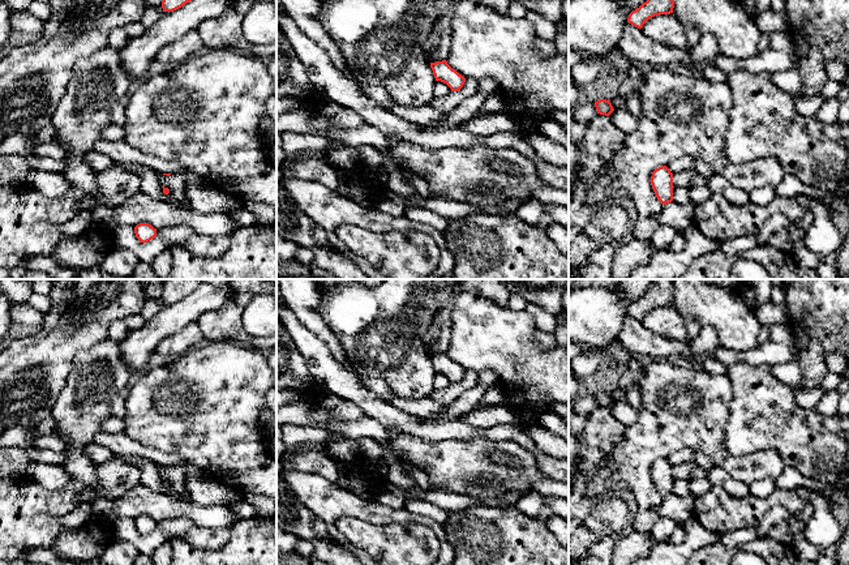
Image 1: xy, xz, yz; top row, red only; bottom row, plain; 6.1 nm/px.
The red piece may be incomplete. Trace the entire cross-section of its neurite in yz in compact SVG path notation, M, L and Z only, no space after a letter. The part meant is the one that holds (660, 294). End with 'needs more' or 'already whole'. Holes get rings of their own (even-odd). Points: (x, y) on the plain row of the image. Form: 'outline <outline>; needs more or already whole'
outline M656 279L647 294L629 307L627 314L642 321L652 309L673 305L673 282L672 279Z; already whole

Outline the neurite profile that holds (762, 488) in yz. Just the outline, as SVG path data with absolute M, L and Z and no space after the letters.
M763 479L749 484L750 493L758 497L769 496L775 488L775 479Z

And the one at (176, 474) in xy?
M159 466L158 474L162 479L168 480L170 484L179 492L186 492L185 470L181 466L171 466L170 468Z

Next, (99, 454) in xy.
M91 444L85 449L86 454L95 462L95 465L104 463L115 457L117 457L115 453L112 453L110 449L100 446L98 444Z

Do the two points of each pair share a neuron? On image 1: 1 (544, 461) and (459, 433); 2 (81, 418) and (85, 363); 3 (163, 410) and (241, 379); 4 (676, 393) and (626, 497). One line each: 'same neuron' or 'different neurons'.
1: same neuron
2: same neuron
3: same neuron
4: different neurons

